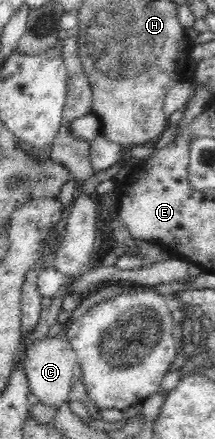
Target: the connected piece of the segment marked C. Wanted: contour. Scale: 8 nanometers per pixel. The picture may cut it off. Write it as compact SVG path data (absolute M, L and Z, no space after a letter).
M63 326L55 337L40 338L27 349L24 357L24 372L28 378L30 392L38 398L40 403L49 407L58 408L68 403L68 393L73 387L72 369L75 363L77 363L76 352L68 341L66 326Z

